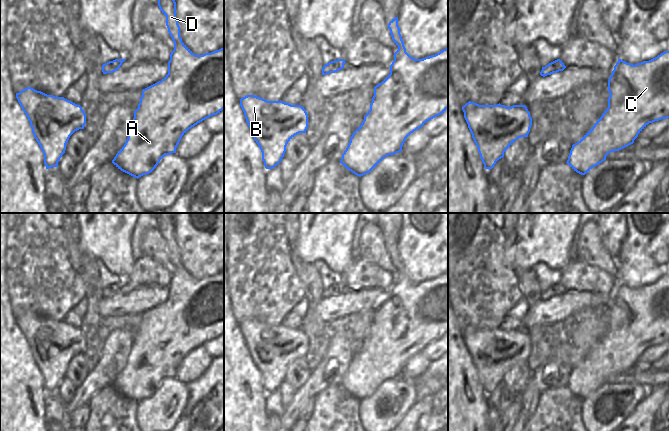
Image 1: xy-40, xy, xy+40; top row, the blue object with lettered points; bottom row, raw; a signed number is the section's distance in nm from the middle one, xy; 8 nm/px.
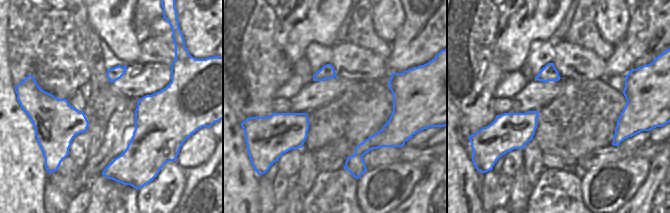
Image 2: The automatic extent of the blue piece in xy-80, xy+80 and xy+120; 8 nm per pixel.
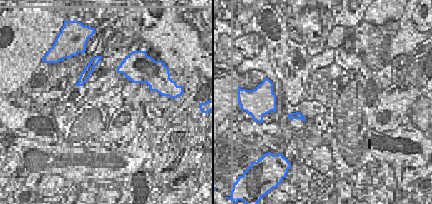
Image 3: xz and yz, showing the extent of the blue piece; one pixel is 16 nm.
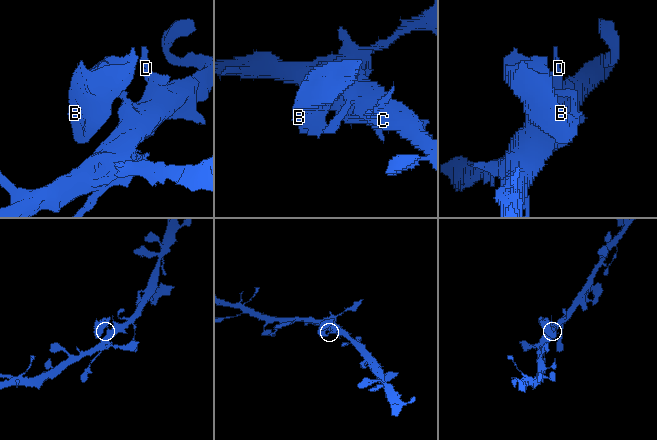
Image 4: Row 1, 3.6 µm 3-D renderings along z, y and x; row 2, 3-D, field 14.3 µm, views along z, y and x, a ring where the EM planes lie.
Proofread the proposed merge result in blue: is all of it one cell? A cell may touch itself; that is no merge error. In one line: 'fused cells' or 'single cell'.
single cell

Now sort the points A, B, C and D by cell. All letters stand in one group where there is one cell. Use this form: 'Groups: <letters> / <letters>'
Groups: A B C D.

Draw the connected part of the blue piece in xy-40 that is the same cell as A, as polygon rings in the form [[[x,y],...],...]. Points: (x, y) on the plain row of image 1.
[[[161,219],[158,230],[166,240],[166,250],[174,266],[168,298],[142,314],[128,362],[112,384],[118,393],[137,403],[151,397],[165,379],[176,377],[182,360],[189,353],[224,333],[224,271],[211,277],[195,279],[182,266],[174,221]]]

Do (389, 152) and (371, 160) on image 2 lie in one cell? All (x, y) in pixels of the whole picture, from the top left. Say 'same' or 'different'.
same

